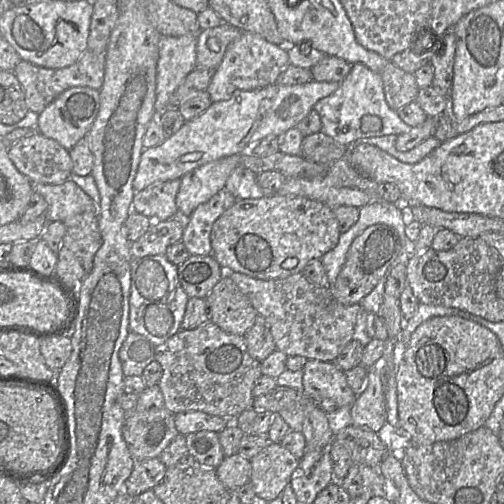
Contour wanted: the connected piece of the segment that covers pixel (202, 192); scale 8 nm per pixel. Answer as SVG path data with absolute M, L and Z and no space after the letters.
M232 155L206 163L180 179L177 195L178 217L188 218L201 204L226 187L232 171L239 165L240 155Z

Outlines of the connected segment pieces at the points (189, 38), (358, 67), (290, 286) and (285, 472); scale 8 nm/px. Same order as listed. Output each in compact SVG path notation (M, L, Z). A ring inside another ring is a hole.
M197 35L161 36L157 63L156 114L169 107L172 94L188 74L197 68Z
M353 64L349 75L340 83L340 87L330 96L319 100L313 109L321 118L321 132L333 138L339 144L348 146L358 139L401 135L412 127L401 120L397 111L391 109L386 101L381 75L363 64ZM365 115L378 116L382 127L378 131L361 131L361 120Z
M226 271L225 275L229 276L249 299L258 317L263 320L272 334L276 350L287 356L301 356L307 360L333 362L344 347L353 340L360 305L342 305L334 299L328 287L318 287L310 283L301 273L275 280L260 280L233 271Z
M270 443L250 459L250 483L259 499L269 502L278 498L286 486L290 484L291 476L298 467L299 459L280 443Z

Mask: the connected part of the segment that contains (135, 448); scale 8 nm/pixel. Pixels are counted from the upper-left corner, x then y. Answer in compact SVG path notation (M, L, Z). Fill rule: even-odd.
M165 407L128 412L122 434L136 462L158 457L179 434L174 417Z

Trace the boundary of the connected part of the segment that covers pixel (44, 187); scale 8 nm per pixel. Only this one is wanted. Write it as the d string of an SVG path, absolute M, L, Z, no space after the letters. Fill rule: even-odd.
M69 179L60 184L32 182L32 191L43 196L48 204L47 222L69 221L95 206L91 197Z

